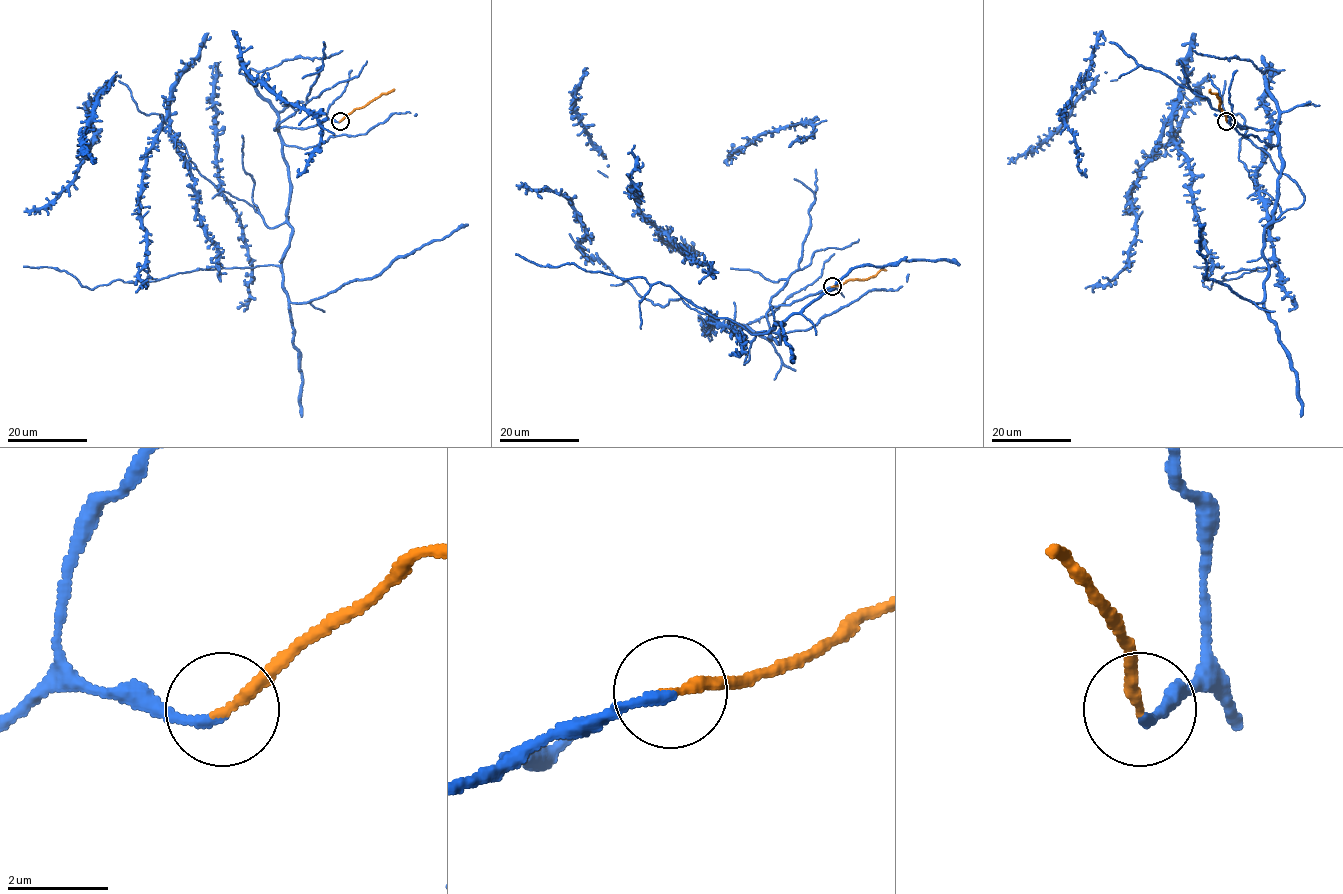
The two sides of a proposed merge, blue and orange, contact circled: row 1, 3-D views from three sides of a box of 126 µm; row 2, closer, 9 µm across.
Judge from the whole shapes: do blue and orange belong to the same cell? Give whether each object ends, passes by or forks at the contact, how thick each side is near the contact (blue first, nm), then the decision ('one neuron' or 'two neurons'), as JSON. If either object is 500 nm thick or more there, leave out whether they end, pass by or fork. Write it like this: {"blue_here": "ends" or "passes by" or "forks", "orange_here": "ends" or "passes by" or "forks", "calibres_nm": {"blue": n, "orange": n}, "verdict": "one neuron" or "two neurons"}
{"blue_here": "ends", "orange_here": "ends", "calibres_nm": {"blue": 200, "orange": 220}, "verdict": "one neuron"}

